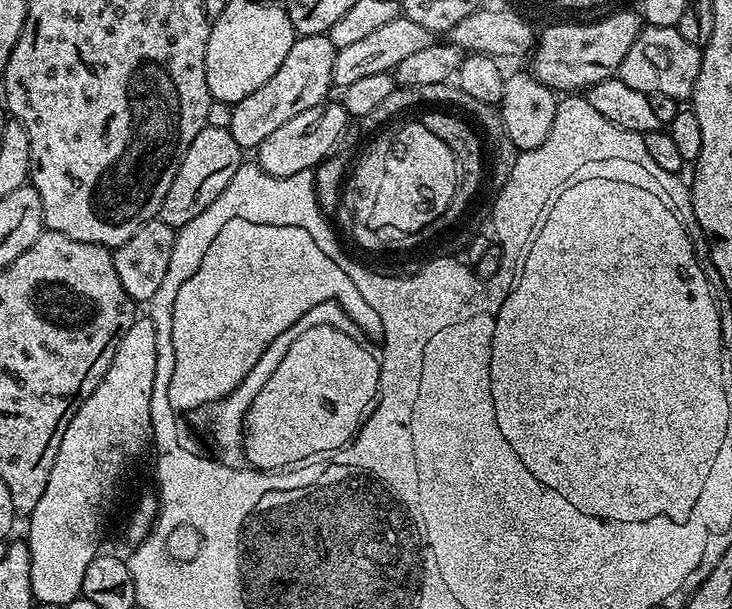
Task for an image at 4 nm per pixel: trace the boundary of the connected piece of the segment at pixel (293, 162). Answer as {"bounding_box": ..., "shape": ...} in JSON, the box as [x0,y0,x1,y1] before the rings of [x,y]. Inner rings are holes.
{"bounding_box":[254,98,350,176],"shape":[[[329,98],[318,106],[310,106],[310,110],[302,110],[302,114],[290,118],[290,122],[278,126],[274,134],[269,134],[254,149],[255,163],[260,165],[261,170],[271,176],[312,172],[318,164],[333,155],[334,149],[339,145],[342,130],[350,123],[343,103],[336,101],[335,104],[334,100]]]}

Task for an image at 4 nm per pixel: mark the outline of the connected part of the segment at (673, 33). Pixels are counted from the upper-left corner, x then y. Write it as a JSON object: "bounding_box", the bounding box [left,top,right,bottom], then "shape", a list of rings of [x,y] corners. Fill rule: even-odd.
{"bounding_box":[618,26,701,102],"shape":[[[644,26],[641,27],[638,38],[634,38],[634,46],[630,46],[626,58],[622,58],[618,78],[634,90],[648,94],[667,94],[677,102],[688,102],[696,88],[701,55],[701,49],[686,42],[678,29]]]}

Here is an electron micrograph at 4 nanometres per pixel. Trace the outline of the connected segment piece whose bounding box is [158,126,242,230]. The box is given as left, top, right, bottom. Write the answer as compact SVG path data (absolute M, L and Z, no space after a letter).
M203 128L198 138L190 142L190 150L186 150L178 166L178 174L174 174L170 190L166 190L166 198L162 198L160 221L178 230L186 226L186 222L198 218L198 214L202 214L202 210L206 210L206 206L210 206L210 202L214 202L214 198L218 198L218 194L230 186L230 178L234 178L240 169L240 156L242 150L226 128Z

